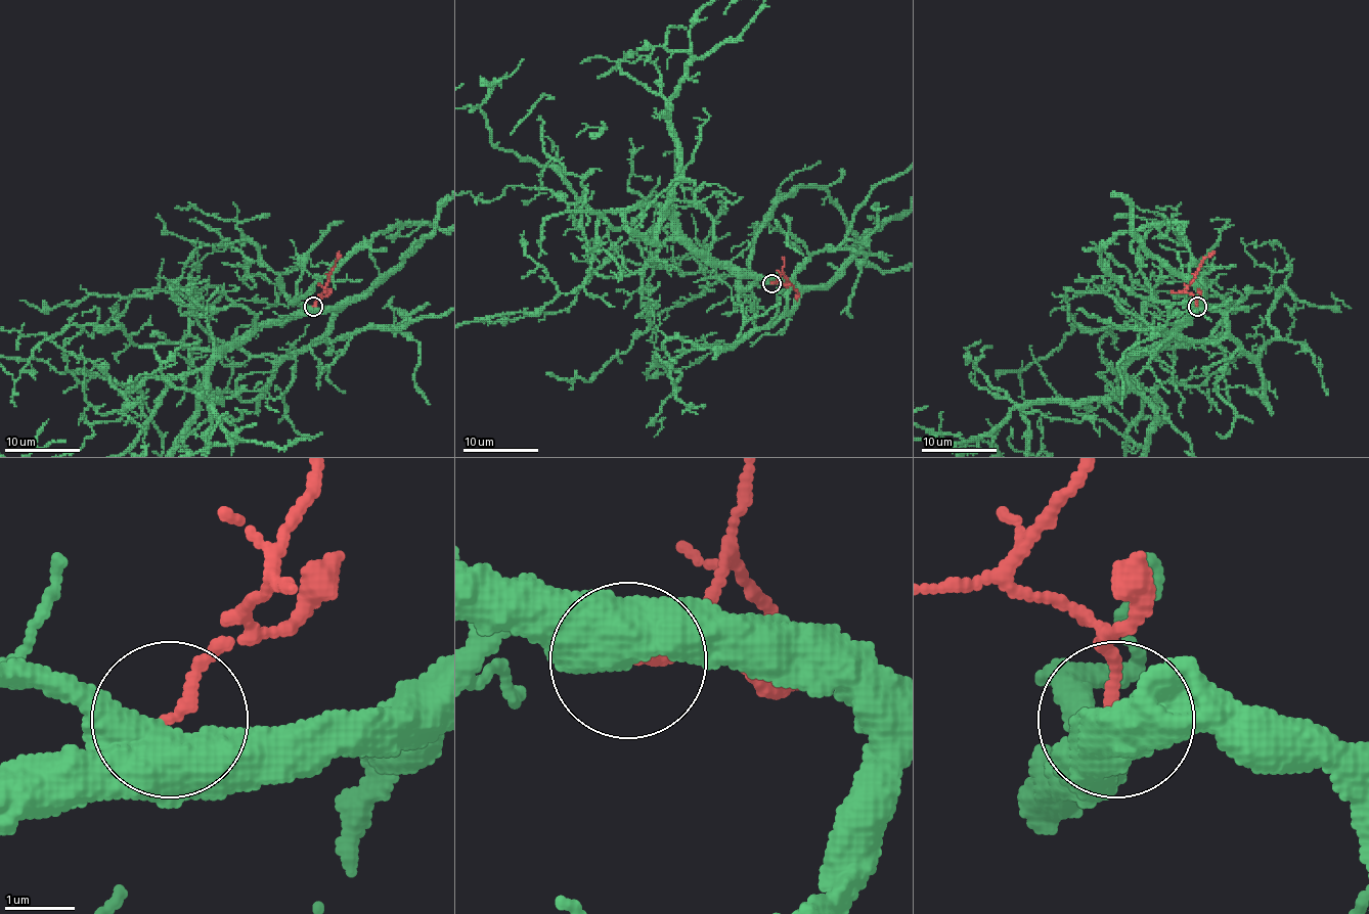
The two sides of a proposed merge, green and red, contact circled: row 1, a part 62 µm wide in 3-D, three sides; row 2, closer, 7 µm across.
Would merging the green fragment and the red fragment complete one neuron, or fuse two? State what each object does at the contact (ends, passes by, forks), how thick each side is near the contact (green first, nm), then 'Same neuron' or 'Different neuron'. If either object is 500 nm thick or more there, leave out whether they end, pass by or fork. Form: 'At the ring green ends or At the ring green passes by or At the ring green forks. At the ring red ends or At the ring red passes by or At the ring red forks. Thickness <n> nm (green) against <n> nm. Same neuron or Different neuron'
Thickness 600 nm (green) against 150 nm. Same neuron

